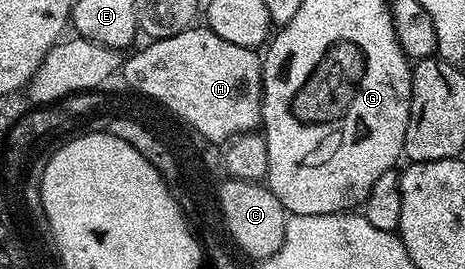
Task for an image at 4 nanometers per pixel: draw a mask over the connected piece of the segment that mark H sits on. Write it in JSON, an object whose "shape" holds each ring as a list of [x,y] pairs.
{"shape":[[[194,24],[178,36],[157,38],[144,45],[148,46],[137,54],[127,55],[122,66],[122,75],[140,93],[137,95],[159,103],[185,127],[219,144],[261,125],[264,63],[253,47],[230,44],[204,24]]]}

